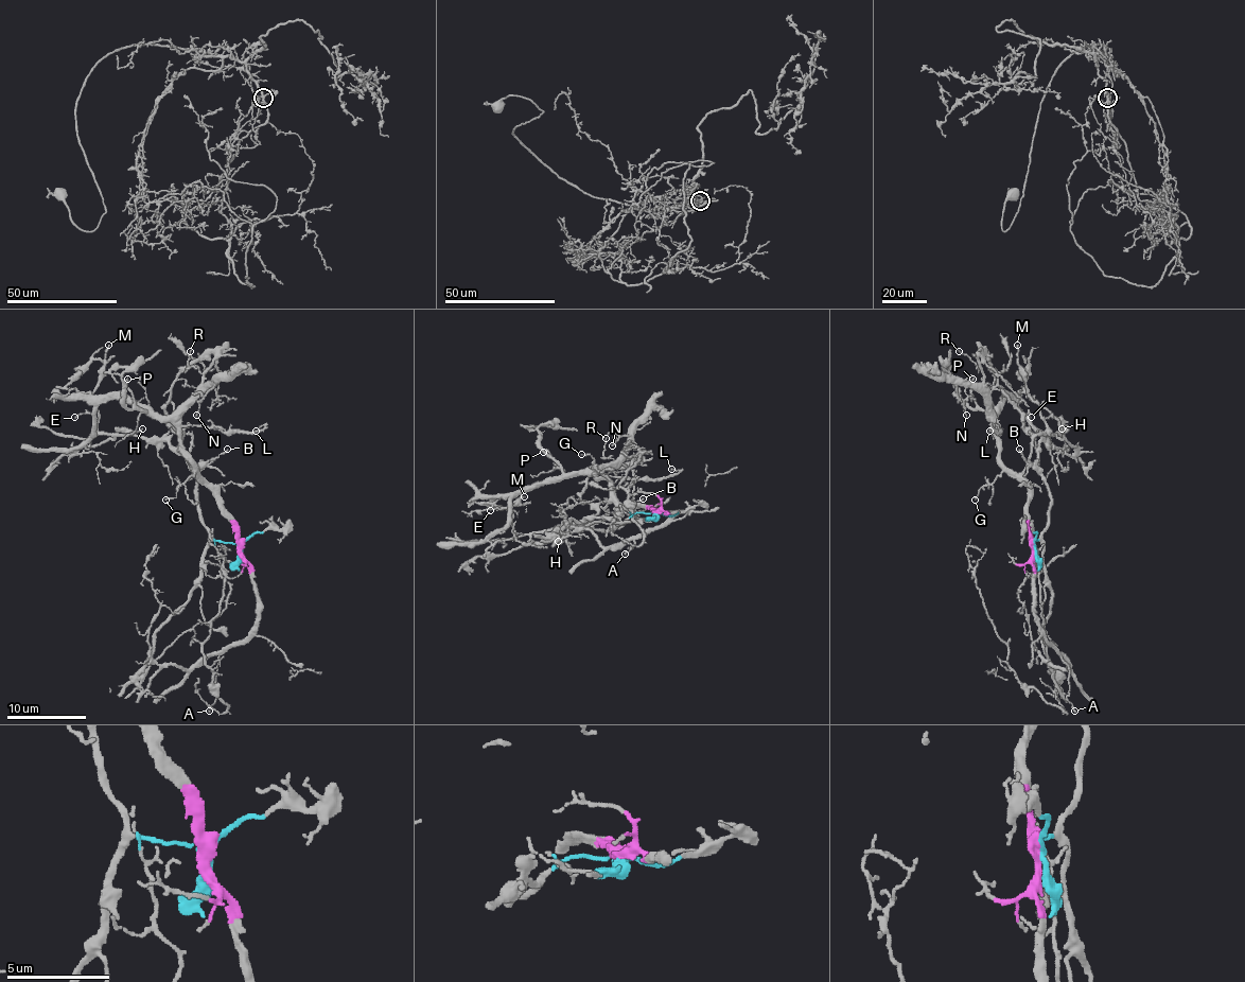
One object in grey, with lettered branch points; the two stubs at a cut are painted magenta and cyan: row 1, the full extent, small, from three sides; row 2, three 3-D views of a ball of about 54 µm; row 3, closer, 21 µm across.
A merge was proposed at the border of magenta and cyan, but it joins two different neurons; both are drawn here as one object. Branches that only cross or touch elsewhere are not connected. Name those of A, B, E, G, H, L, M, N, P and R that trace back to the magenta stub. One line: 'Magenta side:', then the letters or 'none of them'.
Magenta side: A, E, G, L, N, P, R

